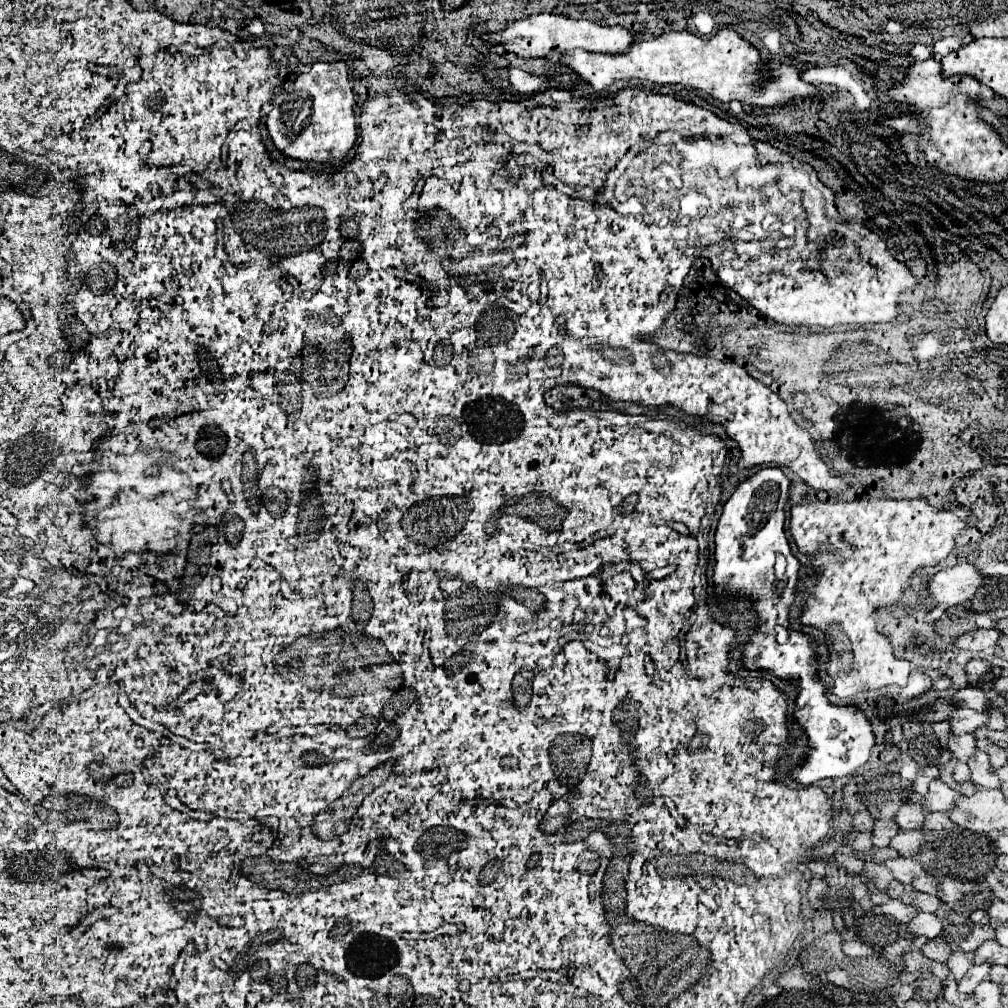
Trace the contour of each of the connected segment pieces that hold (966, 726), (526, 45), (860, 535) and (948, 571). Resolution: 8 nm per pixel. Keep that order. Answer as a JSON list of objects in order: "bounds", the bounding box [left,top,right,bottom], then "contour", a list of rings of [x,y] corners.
[{"bounds":[950,708,990,734],"contour":[[[958,708],[952,718],[950,718],[950,724],[952,724],[952,732],[954,734],[974,734],[980,726],[984,726],[988,722],[990,714],[988,712],[976,712],[972,708]]]},{"bounds":[482,14,634,58],"contour":[[[536,14],[530,18],[522,18],[506,24],[502,32],[484,34],[482,38],[488,42],[504,44],[506,52],[514,52],[522,58],[556,56],[576,48],[582,48],[586,52],[600,52],[600,54],[618,54],[618,52],[626,54],[634,44],[634,34],[624,26],[600,26],[590,20],[576,20],[576,18],[566,18],[558,14]]]},{"bounds":[790,498,966,698],"contour":[[[856,498],[856,500],[818,500],[818,502],[810,502],[810,504],[794,504],[792,506],[792,516],[790,516],[790,530],[792,530],[792,536],[794,536],[794,540],[796,540],[796,544],[798,544],[798,548],[800,548],[800,552],[804,552],[804,554],[810,554],[810,556],[818,556],[818,554],[822,554],[822,560],[814,560],[812,564],[814,564],[814,568],[818,570],[818,574],[820,574],[820,580],[816,582],[816,586],[814,586],[814,592],[812,594],[808,594],[806,596],[806,604],[804,604],[804,612],[802,612],[802,616],[800,616],[800,622],[802,624],[810,624],[810,626],[816,626],[816,628],[820,628],[826,636],[828,636],[828,650],[830,650],[830,664],[828,664],[828,674],[834,678],[834,694],[836,696],[840,696],[840,698],[852,698],[856,692],[860,692],[860,690],[874,690],[874,688],[882,688],[882,686],[888,686],[888,684],[898,684],[898,686],[904,686],[906,684],[906,678],[908,678],[908,674],[910,674],[910,670],[912,670],[912,664],[908,662],[908,660],[900,660],[900,658],[896,658],[896,654],[894,654],[894,646],[892,646],[892,642],[890,642],[890,638],[888,636],[884,636],[884,634],[880,634],[878,630],[876,630],[876,618],[874,618],[874,614],[878,612],[878,608],[882,608],[882,606],[892,606],[892,604],[898,604],[900,602],[900,598],[902,598],[902,590],[904,590],[904,586],[910,586],[910,582],[912,582],[912,578],[914,578],[914,574],[916,574],[916,570],[920,570],[920,568],[928,568],[928,566],[936,566],[938,562],[942,562],[952,550],[954,550],[954,540],[956,540],[956,536],[962,532],[966,528],[966,524],[958,518],[958,516],[954,516],[952,512],[948,512],[948,510],[940,510],[940,508],[936,508],[936,506],[932,506],[928,500],[924,500],[924,498],[914,498],[914,500],[884,500],[884,498],[880,498],[880,500],[866,500],[866,498]]]},{"bounds":[928,564,986,606],"contour":[[[958,564],[940,570],[928,582],[928,596],[938,602],[938,606],[954,606],[968,602],[974,592],[984,586],[986,576],[972,564]]]}]

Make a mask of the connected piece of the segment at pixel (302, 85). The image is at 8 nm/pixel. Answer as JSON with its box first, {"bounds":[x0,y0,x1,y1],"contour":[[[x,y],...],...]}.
{"bounds":[266,60,356,164],"contour":[[[316,60],[308,74],[294,80],[292,94],[284,94],[282,90],[272,100],[266,126],[274,146],[290,158],[314,160],[320,164],[344,160],[356,142],[354,94],[346,62]]]}

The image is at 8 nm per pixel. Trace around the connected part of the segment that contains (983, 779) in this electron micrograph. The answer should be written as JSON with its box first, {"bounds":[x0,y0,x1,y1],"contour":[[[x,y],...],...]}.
{"bounds":[970,752,1002,788],"contour":[[[976,752],[970,758],[970,768],[972,768],[974,784],[978,784],[982,788],[1000,788],[1002,786],[1002,780],[992,772],[990,760],[984,752]]]}

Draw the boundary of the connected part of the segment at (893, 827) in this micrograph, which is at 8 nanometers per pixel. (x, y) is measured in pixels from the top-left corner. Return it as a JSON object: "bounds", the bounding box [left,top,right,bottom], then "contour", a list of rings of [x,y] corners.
{"bounds":[872,820,900,848],"contour":[[[878,820],[876,826],[874,826],[874,832],[872,832],[872,836],[874,836],[874,846],[878,846],[878,848],[888,846],[890,840],[892,840],[898,832],[900,832],[900,828],[898,828],[898,824],[896,824],[894,820]]]}

